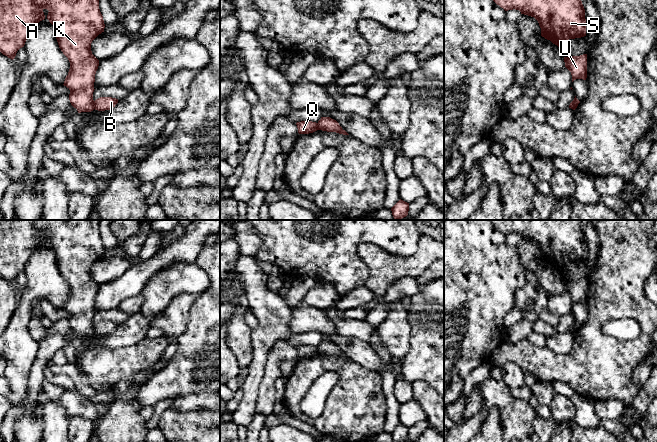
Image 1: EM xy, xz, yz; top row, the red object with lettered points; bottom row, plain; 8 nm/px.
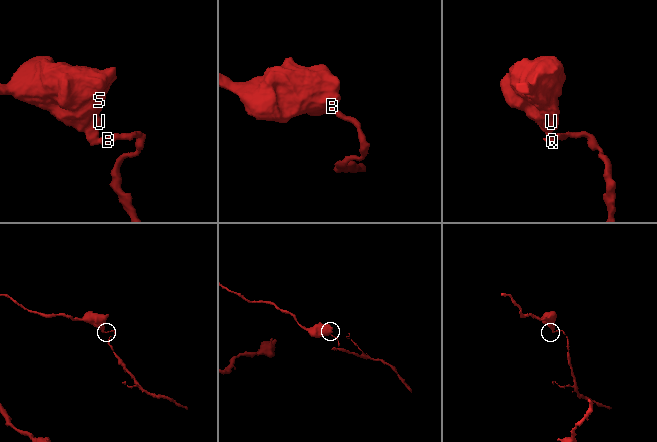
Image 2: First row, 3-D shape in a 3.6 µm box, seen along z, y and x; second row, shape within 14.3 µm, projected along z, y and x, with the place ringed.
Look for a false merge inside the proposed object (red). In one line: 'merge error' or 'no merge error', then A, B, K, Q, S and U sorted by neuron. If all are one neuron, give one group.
merge error; groups A K Q S U / B

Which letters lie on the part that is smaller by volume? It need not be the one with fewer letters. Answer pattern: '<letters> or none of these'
B

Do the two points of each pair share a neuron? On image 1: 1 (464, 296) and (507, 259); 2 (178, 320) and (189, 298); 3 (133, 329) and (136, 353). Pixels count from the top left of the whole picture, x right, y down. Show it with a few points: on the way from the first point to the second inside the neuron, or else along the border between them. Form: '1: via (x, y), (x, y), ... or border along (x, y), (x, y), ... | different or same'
1: via (475, 285), (496, 265) | same
2: via (178, 315), (178, 309), (184, 303) | same
3: border along (146, 336), (137, 344), (112, 350) | different

